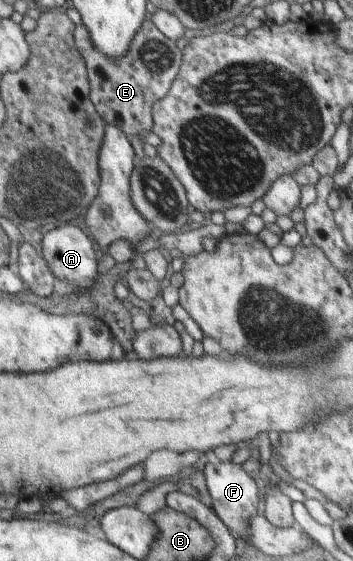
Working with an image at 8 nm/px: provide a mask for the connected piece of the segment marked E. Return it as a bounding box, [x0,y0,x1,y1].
[71,19,181,135]

